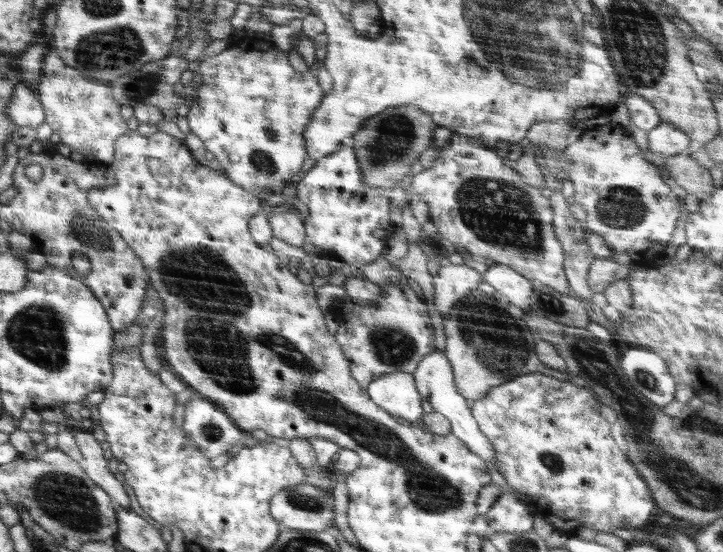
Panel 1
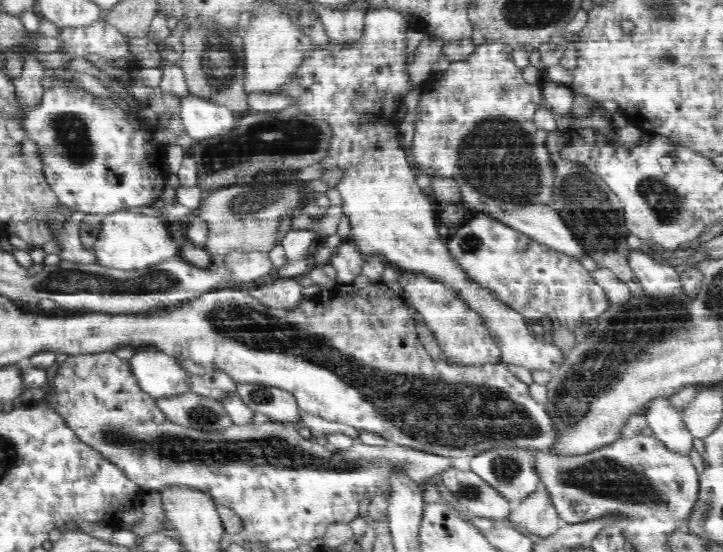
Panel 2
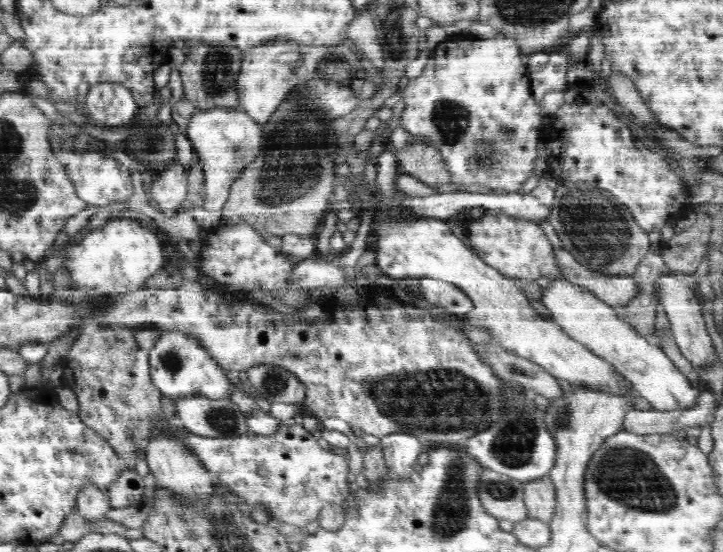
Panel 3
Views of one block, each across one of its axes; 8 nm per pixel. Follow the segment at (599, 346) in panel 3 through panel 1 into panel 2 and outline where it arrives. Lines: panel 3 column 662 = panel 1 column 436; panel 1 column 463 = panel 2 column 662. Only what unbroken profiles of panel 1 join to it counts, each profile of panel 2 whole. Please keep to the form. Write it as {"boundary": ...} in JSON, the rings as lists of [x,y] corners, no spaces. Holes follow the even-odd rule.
{"boundary":[[[658,396],[650,400],[644,409],[653,437],[668,449],[689,456],[693,448],[693,437],[684,425],[681,412],[672,406],[669,398]]]}

